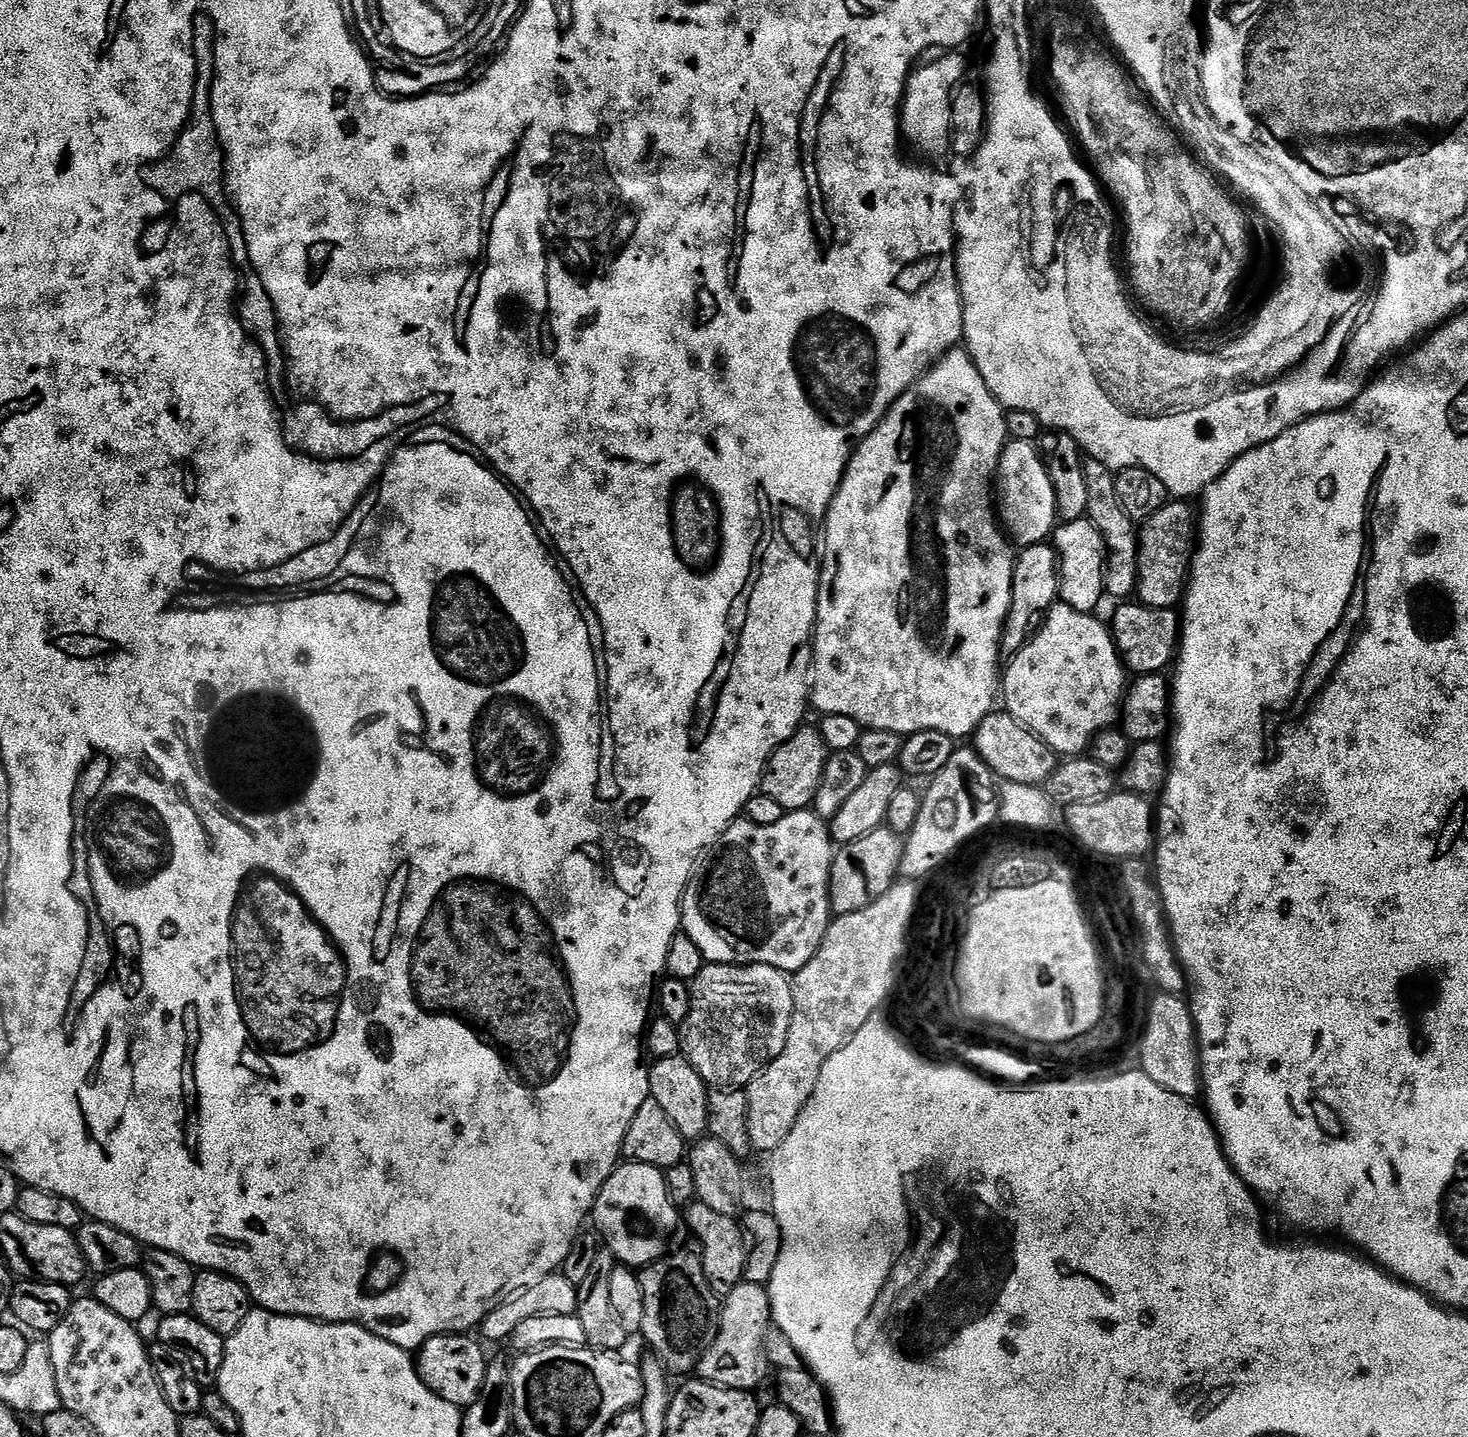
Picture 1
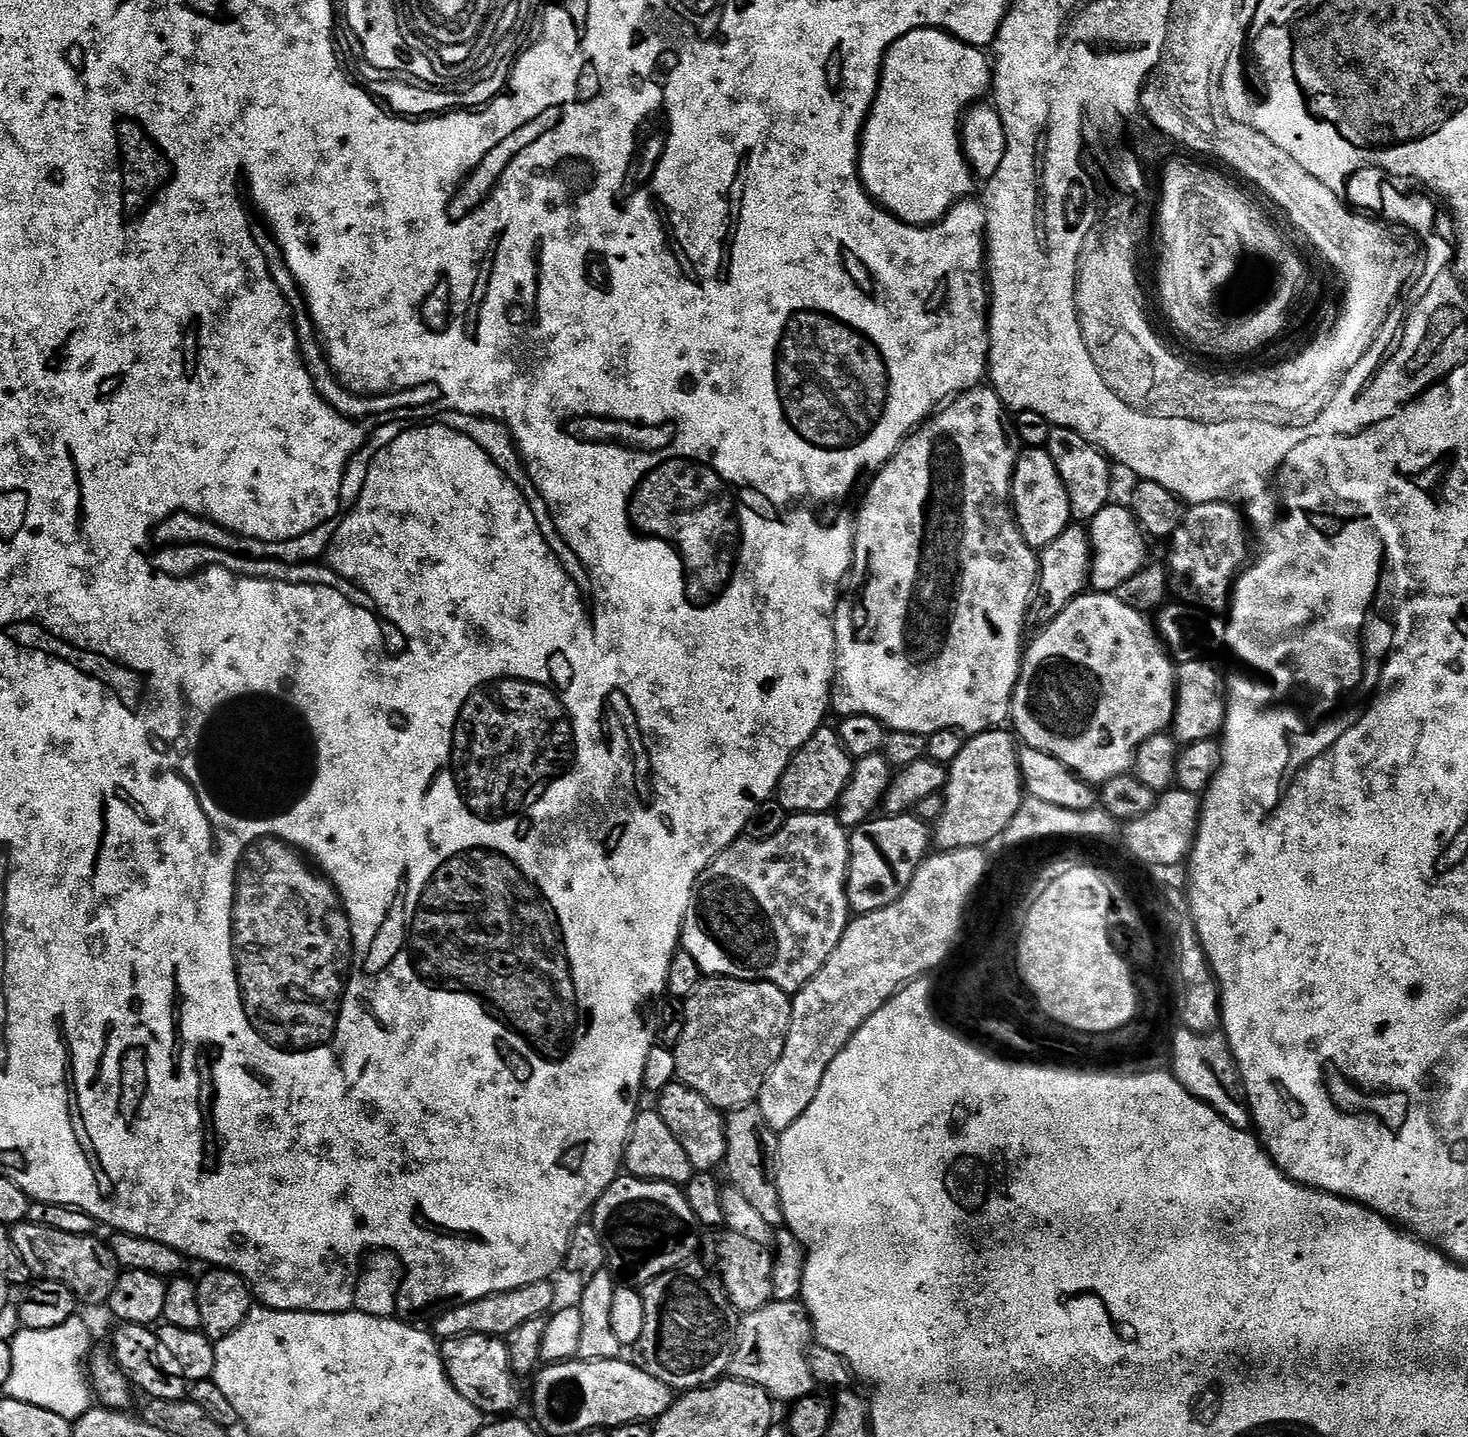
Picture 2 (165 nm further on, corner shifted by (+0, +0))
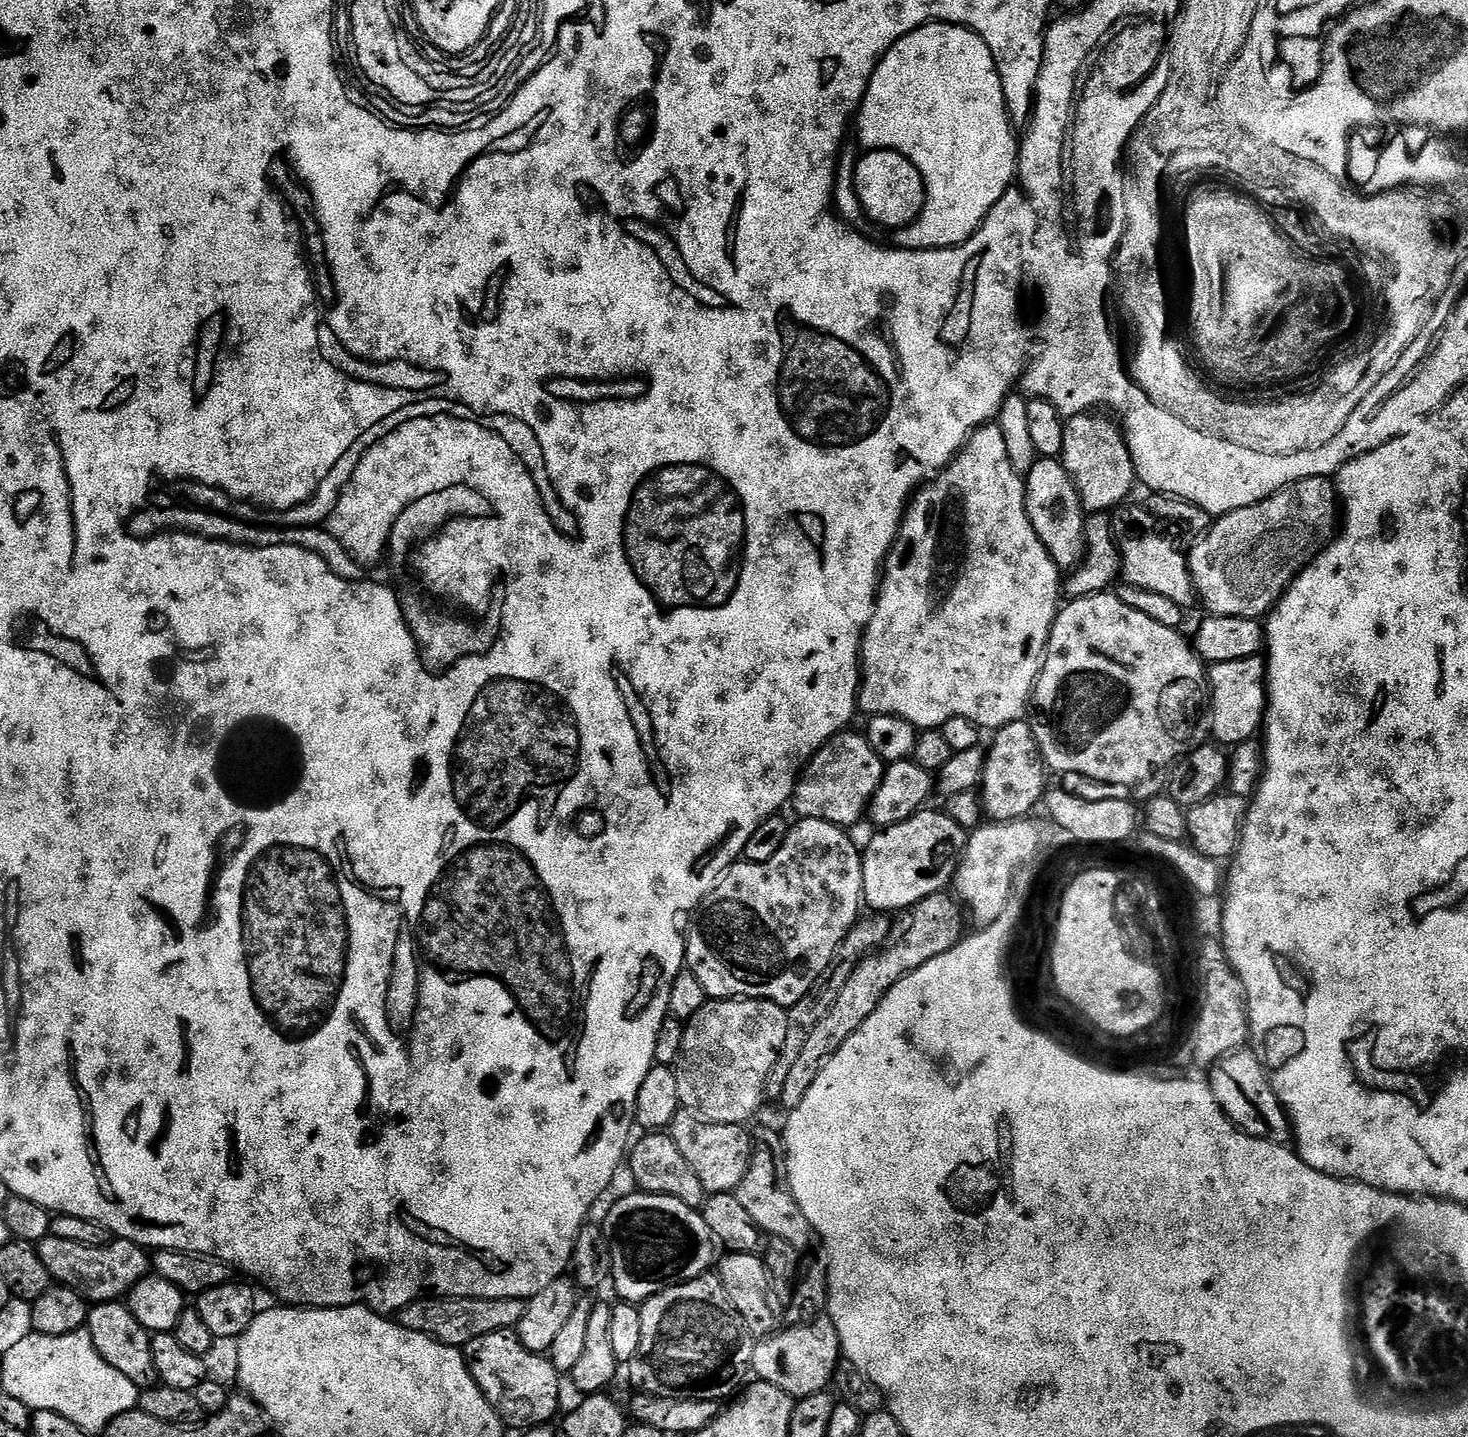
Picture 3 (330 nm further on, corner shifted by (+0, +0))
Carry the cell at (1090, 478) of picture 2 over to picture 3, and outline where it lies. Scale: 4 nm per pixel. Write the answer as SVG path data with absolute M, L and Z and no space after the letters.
M1084 412L1081 416L1071 417L1065 423L1062 463L1080 496L1080 505L1088 514L1111 513L1119 509L1127 501L1124 499L1131 494L1132 487L1137 487L1138 484L1136 467L1124 440L1121 425L1108 414Z

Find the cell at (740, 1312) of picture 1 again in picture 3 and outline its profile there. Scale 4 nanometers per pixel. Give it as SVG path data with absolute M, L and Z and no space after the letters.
M826 1314L812 1321L811 1324L794 1324L785 1330L777 1330L771 1336L765 1336L753 1347L751 1371L756 1380L770 1382L770 1386L778 1386L786 1395L793 1398L809 1396L825 1391L833 1383L836 1365L842 1359L840 1339L834 1322Z

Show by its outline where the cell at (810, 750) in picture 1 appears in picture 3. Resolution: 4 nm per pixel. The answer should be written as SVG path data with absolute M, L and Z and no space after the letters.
M845 730L830 738L800 773L790 801L790 808L797 812L795 815L799 819L830 822L845 830L852 830L860 819L865 819L868 804L882 782L886 765L878 754L874 754L874 746L870 746L867 735L860 733L859 736L852 731Z

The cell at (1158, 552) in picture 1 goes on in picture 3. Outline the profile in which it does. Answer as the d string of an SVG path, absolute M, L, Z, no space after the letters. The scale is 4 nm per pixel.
M1315 476L1314 478L1302 478L1293 484L1287 484L1282 490L1278 490L1270 498L1258 502L1254 506L1242 510L1234 510L1225 516L1217 516L1213 519L1212 527L1195 541L1192 549L1187 549L1188 569L1192 575L1192 581L1196 587L1196 594L1199 603L1204 603L1204 612L1214 616L1229 616L1230 618L1250 618L1251 620L1260 620L1267 617L1268 613L1275 608L1280 597L1284 595L1285 590L1292 585L1296 575L1302 571L1305 566L1312 562L1312 559L1324 548L1327 548L1333 539L1334 533L1338 528L1338 497L1336 494L1335 483L1329 477Z

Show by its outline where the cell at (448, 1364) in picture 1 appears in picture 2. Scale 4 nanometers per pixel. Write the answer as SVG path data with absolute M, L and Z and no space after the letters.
M455 1336L440 1344L444 1369L458 1394L488 1418L504 1418L520 1404L520 1384L512 1371L507 1343L498 1336Z

